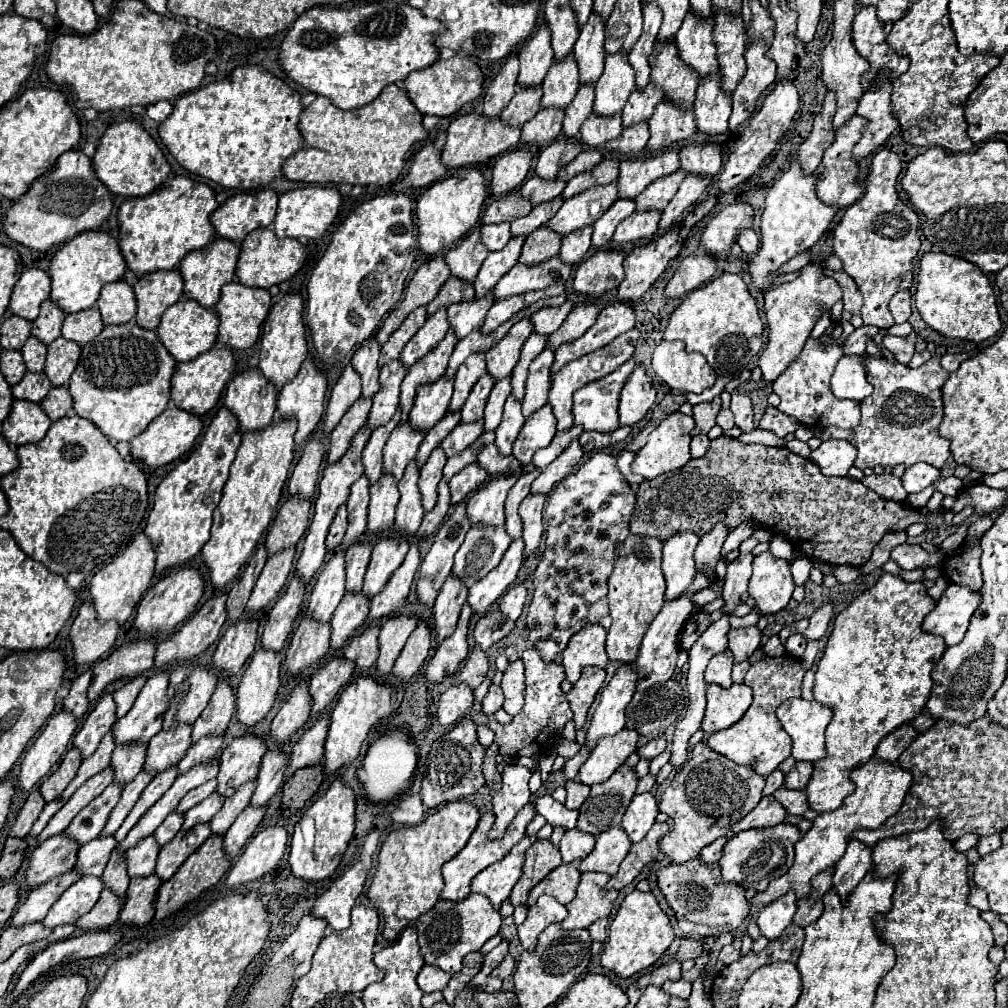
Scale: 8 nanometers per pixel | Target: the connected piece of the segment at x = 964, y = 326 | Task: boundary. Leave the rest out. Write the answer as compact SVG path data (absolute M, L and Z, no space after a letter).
M927 252L917 264L915 306L921 318L937 332L949 338L983 342L1001 330L999 308L989 278L967 260L945 252Z

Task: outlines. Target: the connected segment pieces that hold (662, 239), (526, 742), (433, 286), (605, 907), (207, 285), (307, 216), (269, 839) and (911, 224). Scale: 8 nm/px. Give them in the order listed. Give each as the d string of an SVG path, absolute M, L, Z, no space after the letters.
M679 228L669 230L667 234L655 238L653 242L635 248L625 260L625 280L617 288L621 302L635 302L639 300L651 284L665 272L669 260L679 254L681 246L675 246L679 238Z
M527 648L521 656L527 676L527 696L523 710L507 726L499 724L495 718L489 718L489 728L495 732L495 744L503 756L533 756L549 752L551 738L573 716L569 702L559 688L559 684L565 680L563 666L557 662L545 662L537 648Z
M435 256L433 260L427 260L411 278L403 302L399 302L397 308L389 312L389 316L383 320L379 332L375 334L377 342L383 346L389 340L389 336L407 318L407 314L419 306L427 306L447 280L449 280L449 268L445 268L443 256Z
M583 872L581 884L577 888L577 896L573 902L567 904L569 916L561 922L565 930L575 928L589 928L595 920L607 918L613 908L613 892L605 890L605 884L609 882L609 874L603 872Z
M215 238L205 248L189 252L181 260L181 264L179 264L179 270L181 270L183 280L185 280L185 288L183 288L185 296L197 300L199 304L203 304L207 308L215 308L215 304L219 302L221 288L235 278L235 270L237 270L237 262L239 262L239 252L241 252L241 248L235 242L227 240L227 238Z
M305 186L297 190L289 190L279 196L277 216L273 222L275 234L279 238L321 238L327 228L333 224L339 208L343 204L343 196L335 186Z
M281 826L261 830L243 850L243 854L229 868L225 886L233 888L239 884L253 882L275 868L287 846L287 830Z
M889 150L877 152L871 162L871 174L867 176L863 196L855 204L845 208L843 218L833 230L833 254L843 262L845 272L857 282L865 300L861 308L861 318L865 324L873 324L879 328L889 328L895 324L889 312L889 300L895 292L913 286L915 256L921 246L919 238L921 218L915 206L899 198L897 192L899 174L901 174L899 156Z

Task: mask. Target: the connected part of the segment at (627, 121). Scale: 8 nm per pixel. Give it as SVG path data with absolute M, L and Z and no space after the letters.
M649 84L645 92L633 90L633 96L629 96L629 102L623 108L623 128L635 126L639 122L647 122L653 116L655 106L659 102L661 102L661 92L657 92L653 84Z

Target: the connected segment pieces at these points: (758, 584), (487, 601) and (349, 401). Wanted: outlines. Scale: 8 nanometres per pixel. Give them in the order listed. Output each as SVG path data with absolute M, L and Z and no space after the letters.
M763 552L753 560L753 576L749 580L749 596L755 600L761 614L773 614L783 610L795 582L789 572L789 562L775 558L771 552Z
M513 540L501 564L495 570L491 570L483 580L473 584L473 588L469 588L467 602L471 610L475 614L485 614L497 602L497 598L515 582L521 564L523 564L523 544L521 540Z
M347 366L331 390L331 398L325 410L323 438L327 438L333 432L343 414L355 404L355 400L359 400L359 396L361 396L361 378L357 376L357 372L353 372L351 366Z

